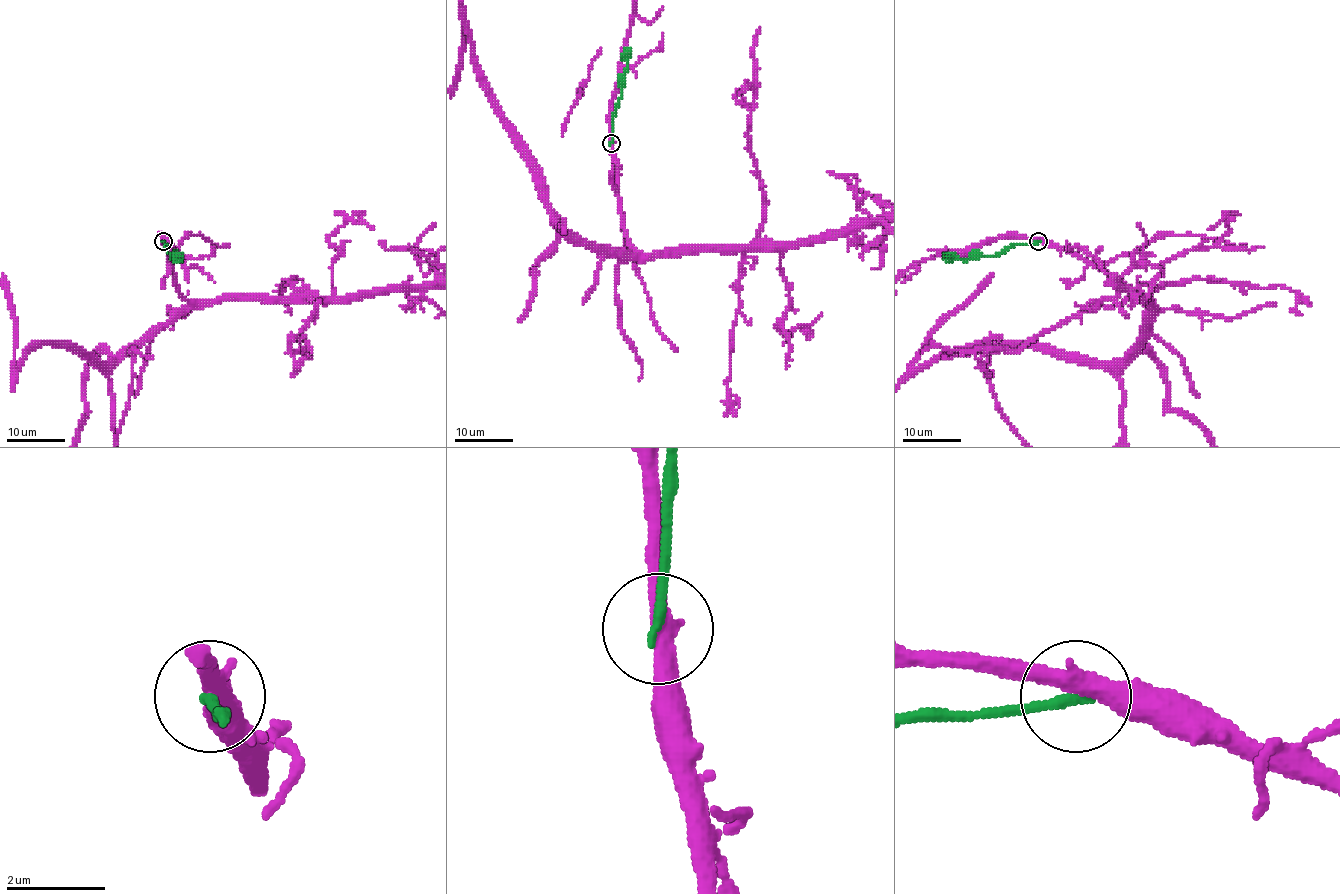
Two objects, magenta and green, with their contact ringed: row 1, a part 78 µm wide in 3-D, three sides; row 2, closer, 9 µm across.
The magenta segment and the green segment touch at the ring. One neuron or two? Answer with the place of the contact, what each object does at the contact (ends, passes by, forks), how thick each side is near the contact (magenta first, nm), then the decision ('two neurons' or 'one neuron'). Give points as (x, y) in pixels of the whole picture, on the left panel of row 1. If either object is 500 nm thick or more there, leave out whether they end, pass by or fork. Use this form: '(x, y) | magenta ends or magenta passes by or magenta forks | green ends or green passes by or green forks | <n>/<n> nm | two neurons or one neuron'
(163, 241) | magenta passes by | green ends | 400/220 nm | two neurons

